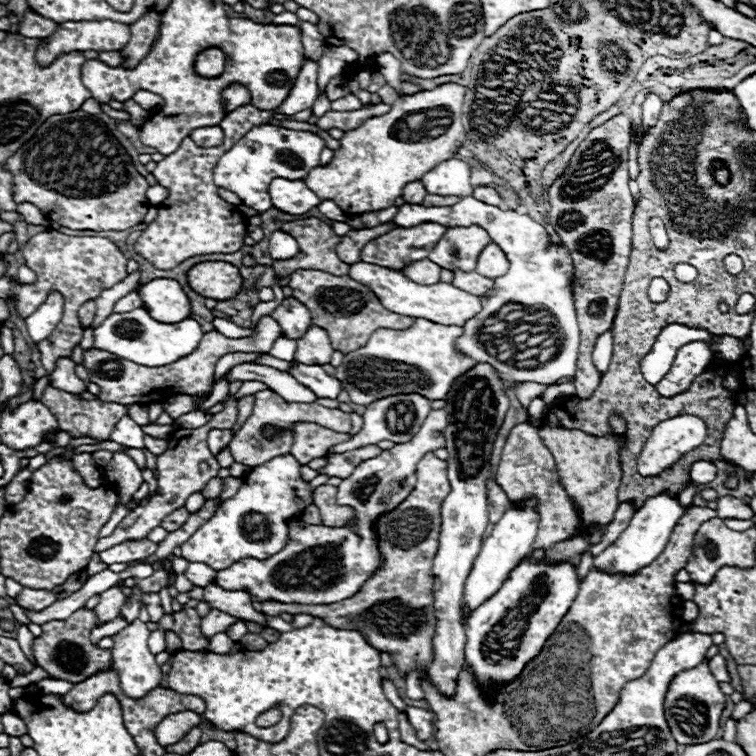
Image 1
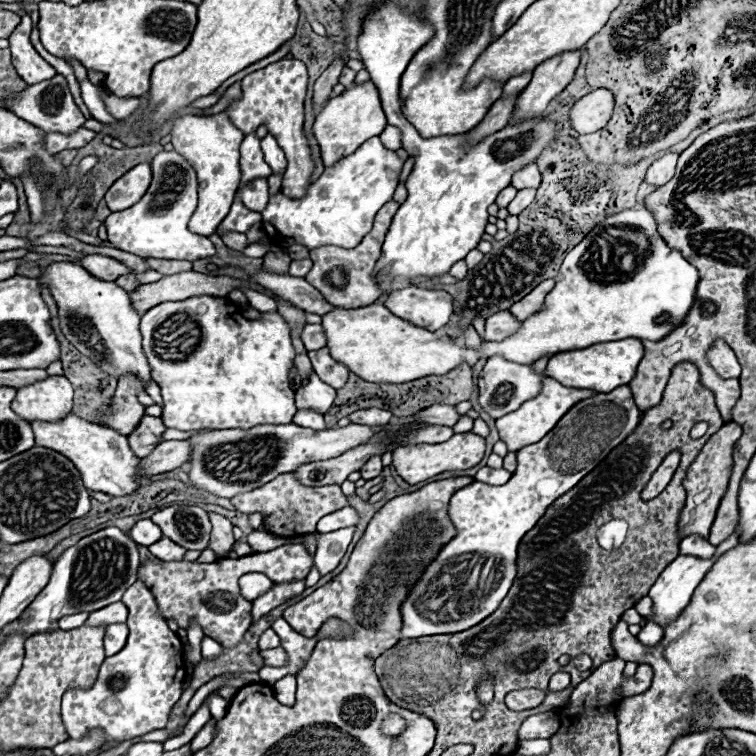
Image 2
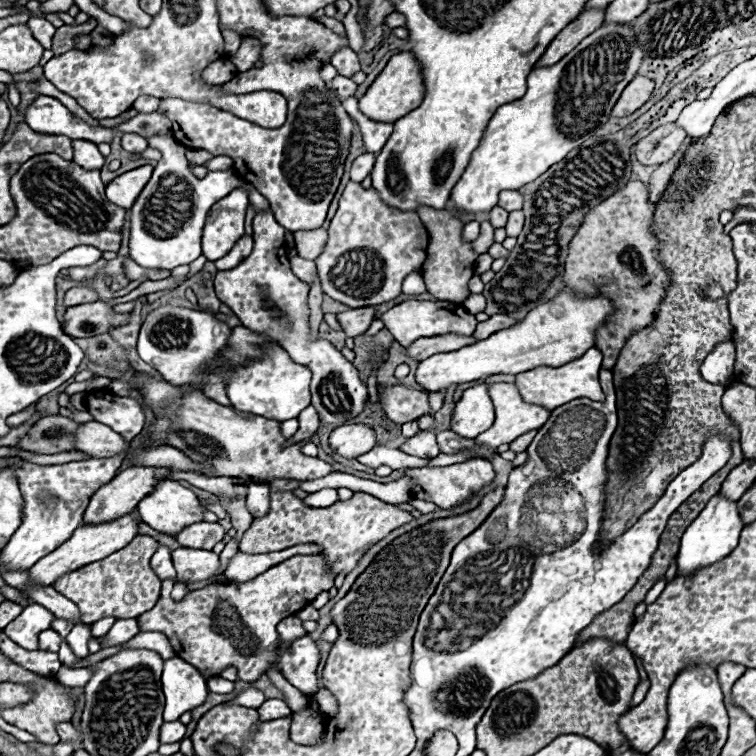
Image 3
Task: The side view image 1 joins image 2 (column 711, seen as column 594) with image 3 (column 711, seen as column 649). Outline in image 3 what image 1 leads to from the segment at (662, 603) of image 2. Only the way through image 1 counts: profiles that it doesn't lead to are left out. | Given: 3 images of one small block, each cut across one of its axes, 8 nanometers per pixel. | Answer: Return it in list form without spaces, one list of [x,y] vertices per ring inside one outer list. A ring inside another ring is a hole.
[[[716,494],[700,512],[700,516],[686,528],[682,536],[682,546],[678,552],[678,572],[682,576],[692,576],[700,568],[706,568],[708,564],[714,564],[716,560],[722,560],[724,556],[728,556],[728,552],[732,552],[738,546],[742,528],[744,524],[742,524],[736,504]]]

